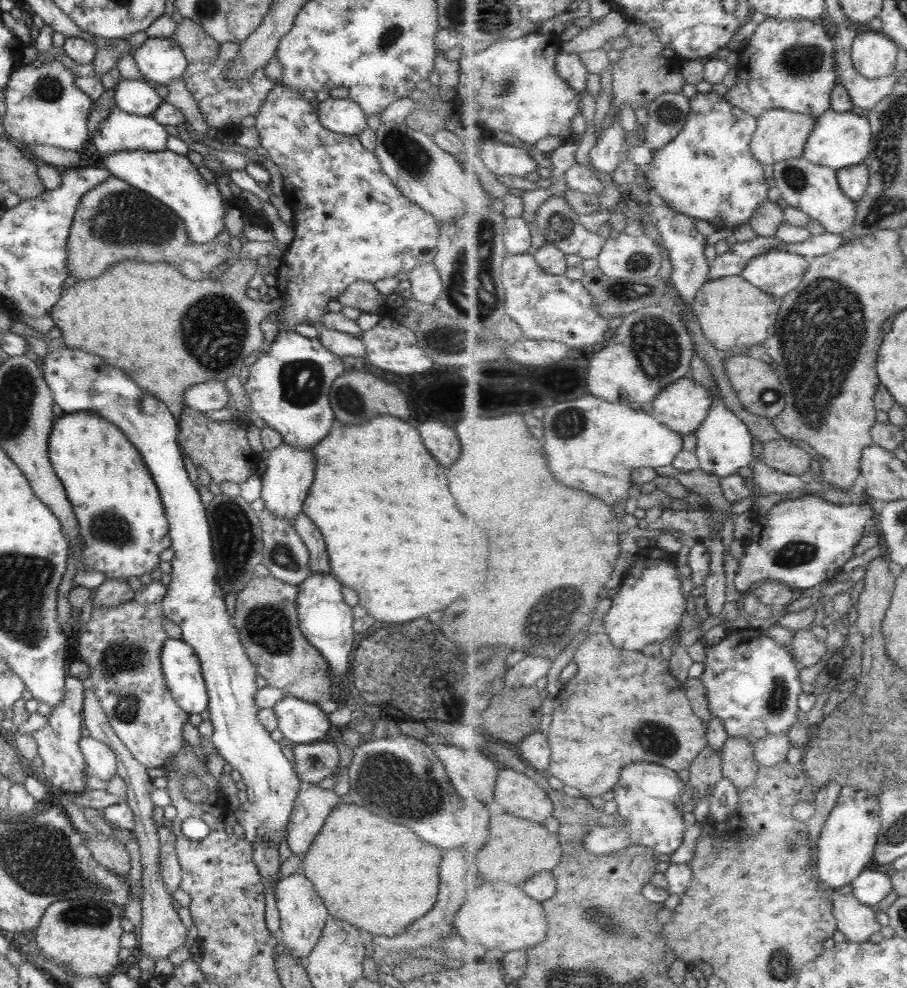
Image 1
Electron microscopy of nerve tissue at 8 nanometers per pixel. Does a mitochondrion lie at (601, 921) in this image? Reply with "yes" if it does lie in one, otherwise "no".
yes

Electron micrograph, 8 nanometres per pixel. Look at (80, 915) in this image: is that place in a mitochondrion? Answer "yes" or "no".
yes

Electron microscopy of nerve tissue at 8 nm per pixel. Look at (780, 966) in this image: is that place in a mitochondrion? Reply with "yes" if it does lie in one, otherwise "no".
yes

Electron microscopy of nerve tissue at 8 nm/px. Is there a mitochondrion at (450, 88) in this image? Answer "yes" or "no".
no

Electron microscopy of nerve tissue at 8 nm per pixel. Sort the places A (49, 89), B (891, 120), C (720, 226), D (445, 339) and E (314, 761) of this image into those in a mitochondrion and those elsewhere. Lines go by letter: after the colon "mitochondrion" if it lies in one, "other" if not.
A: mitochondrion
B: mitochondrion
C: other
D: mitochondrion
E: other

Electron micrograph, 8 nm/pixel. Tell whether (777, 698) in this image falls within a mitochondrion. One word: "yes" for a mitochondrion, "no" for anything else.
yes

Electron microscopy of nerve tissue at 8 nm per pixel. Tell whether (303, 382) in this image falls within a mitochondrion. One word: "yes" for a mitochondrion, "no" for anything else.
yes

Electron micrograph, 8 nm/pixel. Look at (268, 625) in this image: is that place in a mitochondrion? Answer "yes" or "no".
yes

